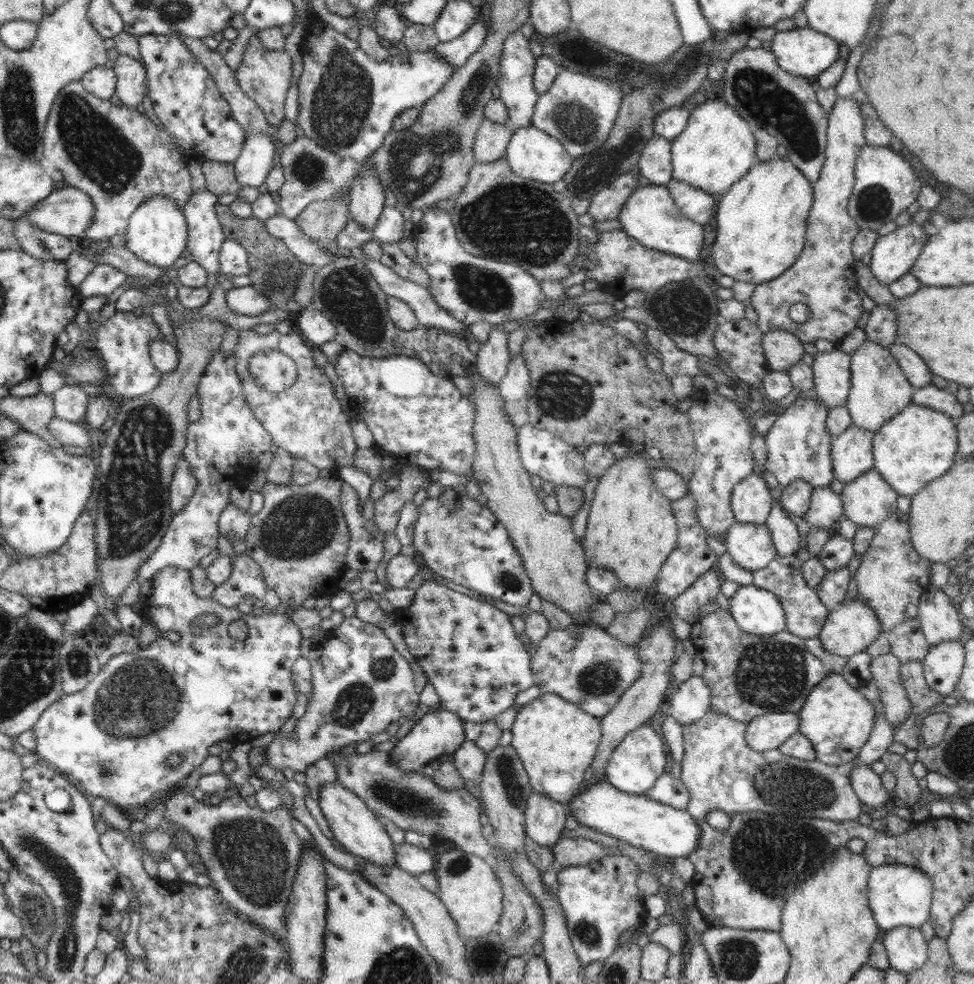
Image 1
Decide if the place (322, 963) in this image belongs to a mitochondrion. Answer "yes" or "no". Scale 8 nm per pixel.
no

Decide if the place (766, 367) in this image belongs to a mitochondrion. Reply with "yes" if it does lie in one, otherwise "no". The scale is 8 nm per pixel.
no

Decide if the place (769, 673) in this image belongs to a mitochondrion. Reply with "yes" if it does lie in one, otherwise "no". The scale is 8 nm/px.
yes

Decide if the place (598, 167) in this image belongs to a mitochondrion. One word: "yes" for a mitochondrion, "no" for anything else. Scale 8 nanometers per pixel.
yes

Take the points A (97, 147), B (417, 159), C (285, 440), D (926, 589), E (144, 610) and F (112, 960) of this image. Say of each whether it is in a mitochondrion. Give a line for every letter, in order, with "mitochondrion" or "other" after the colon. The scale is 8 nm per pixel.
A: mitochondrion
B: mitochondrion
C: other
D: other
E: other
F: other

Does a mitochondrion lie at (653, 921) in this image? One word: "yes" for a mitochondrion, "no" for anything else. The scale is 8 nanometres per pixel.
no

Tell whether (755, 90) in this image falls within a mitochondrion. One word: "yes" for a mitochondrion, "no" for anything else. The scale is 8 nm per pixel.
yes

